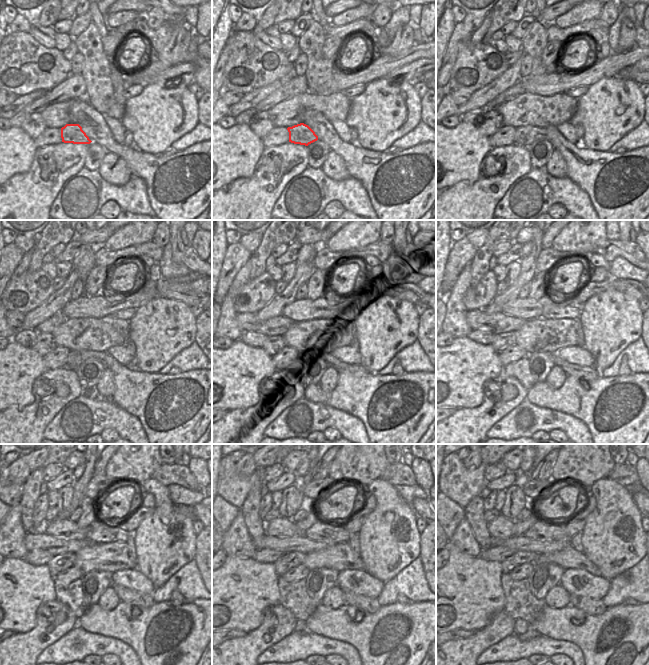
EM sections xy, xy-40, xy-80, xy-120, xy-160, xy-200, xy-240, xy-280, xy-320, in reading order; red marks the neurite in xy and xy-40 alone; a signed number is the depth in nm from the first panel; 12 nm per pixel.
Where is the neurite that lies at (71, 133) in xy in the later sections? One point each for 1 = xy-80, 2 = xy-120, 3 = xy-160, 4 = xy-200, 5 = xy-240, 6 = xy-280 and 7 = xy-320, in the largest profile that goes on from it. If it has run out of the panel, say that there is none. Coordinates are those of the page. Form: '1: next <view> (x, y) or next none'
1: next xy-80 (524, 136)
2: next xy-120 (75, 358)
3: next xy-160 (333, 361)
4: next xy-200 (587, 374)
5: next xy-240 (126, 595)
6: next xy-280 (369, 605)
7: next xy-320 (592, 607)

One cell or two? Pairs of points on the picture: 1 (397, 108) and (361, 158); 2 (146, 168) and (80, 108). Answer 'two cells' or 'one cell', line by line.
1: two cells
2: one cell

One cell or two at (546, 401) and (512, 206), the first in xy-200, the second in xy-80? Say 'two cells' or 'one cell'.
two cells

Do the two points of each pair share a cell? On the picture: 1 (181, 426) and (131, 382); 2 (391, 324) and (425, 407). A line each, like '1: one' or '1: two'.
1: one
2: two

